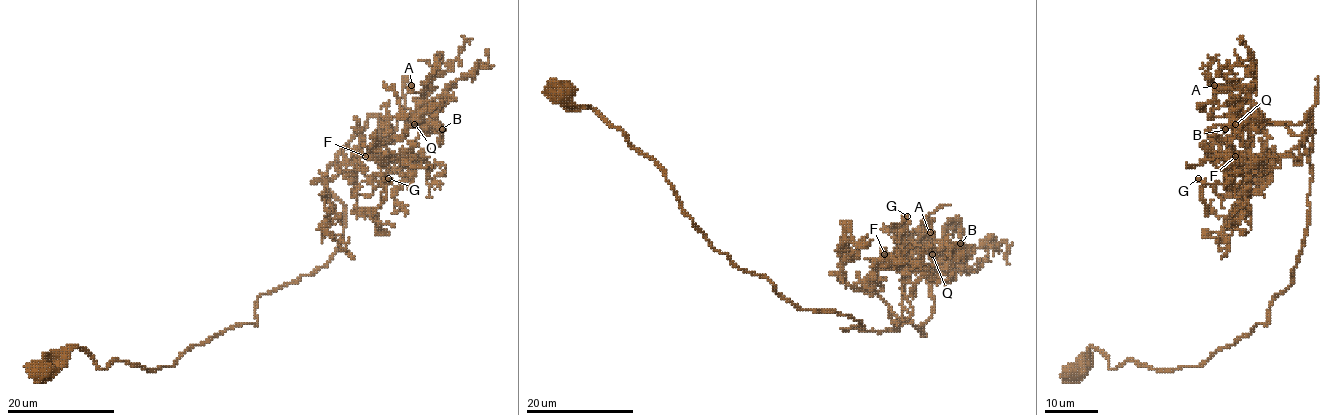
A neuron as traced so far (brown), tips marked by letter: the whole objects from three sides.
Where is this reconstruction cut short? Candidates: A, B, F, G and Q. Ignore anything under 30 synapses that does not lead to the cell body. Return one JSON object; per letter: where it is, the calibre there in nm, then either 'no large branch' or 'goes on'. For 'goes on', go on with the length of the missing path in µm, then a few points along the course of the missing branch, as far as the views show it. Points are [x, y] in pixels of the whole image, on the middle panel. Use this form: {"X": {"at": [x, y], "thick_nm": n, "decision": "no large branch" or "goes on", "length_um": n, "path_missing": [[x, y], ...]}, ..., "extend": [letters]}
{"A": {"at": [930, 232], "thick_nm": 360, "decision": "no large branch"}, "B": {"at": [960, 243], "thick_nm": 480, "decision": "goes on", "length_um": 10, "path_missing": [[960, 243], [963, 250], [983, 248], [986, 243], [993, 242]]}, "F": {"at": [884, 254], "thick_nm": 550, "decision": "no large branch"}, "G": {"at": [907, 216], "thick_nm": 320, "decision": "no large branch"}, "Q": {"at": [932, 254], "thick_nm": 400, "decision": "no large branch"}, "extend": ["B"]}

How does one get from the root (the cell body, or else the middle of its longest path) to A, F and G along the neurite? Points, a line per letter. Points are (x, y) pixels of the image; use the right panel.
A: (1076, 368), (1198, 367), (1292, 284), (1312, 115), (1302, 137), (1308, 113), (1214, 85)
F: (1076, 368), (1090, 348), (1110, 368), (1198, 367), (1269, 320), (1308, 227), (1312, 115), (1300, 164), (1235, 156)
G: (1076, 368), (1198, 367), (1269, 320), (1312, 115), (1300, 164), (1198, 178)

